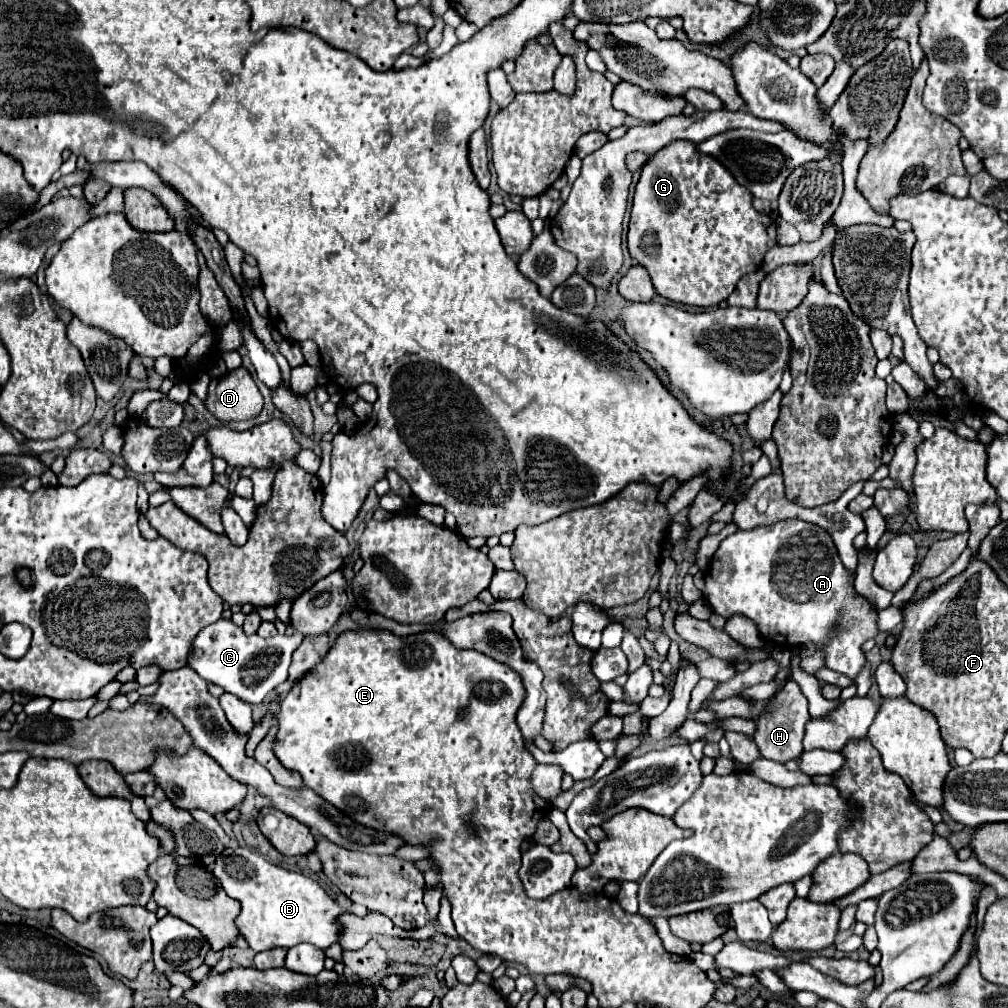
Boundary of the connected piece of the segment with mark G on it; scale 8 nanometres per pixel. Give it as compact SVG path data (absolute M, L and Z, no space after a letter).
M674 141L654 153L642 167L634 193L634 207L628 231L628 251L632 259L646 267L658 295L694 307L716 307L724 301L742 275L760 269L768 249L776 245L774 221L752 207L748 189L734 181L718 159L704 155L690 141Z

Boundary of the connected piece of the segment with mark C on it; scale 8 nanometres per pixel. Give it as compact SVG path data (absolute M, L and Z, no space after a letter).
M220 619L198 633L198 637L194 639L194 649L190 651L188 665L202 679L220 685L226 693L232 693L246 703L260 703L270 691L274 691L276 685L286 681L290 657L304 639L306 637L302 633L276 635L268 639L262 639L258 635L246 637L242 627L234 625L232 621Z

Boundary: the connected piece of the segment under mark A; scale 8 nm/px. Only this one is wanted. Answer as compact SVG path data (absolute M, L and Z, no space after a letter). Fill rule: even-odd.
M786 519L748 531L740 529L728 535L714 553L712 565L706 573L704 599L710 603L712 611L722 617L730 617L734 613L750 617L764 639L776 637L788 647L802 647L804 643L822 647L820 651L826 667L852 681L856 681L858 673L866 665L862 645L880 633L876 609L854 589L854 573L842 565L830 535L822 527L800 519Z

